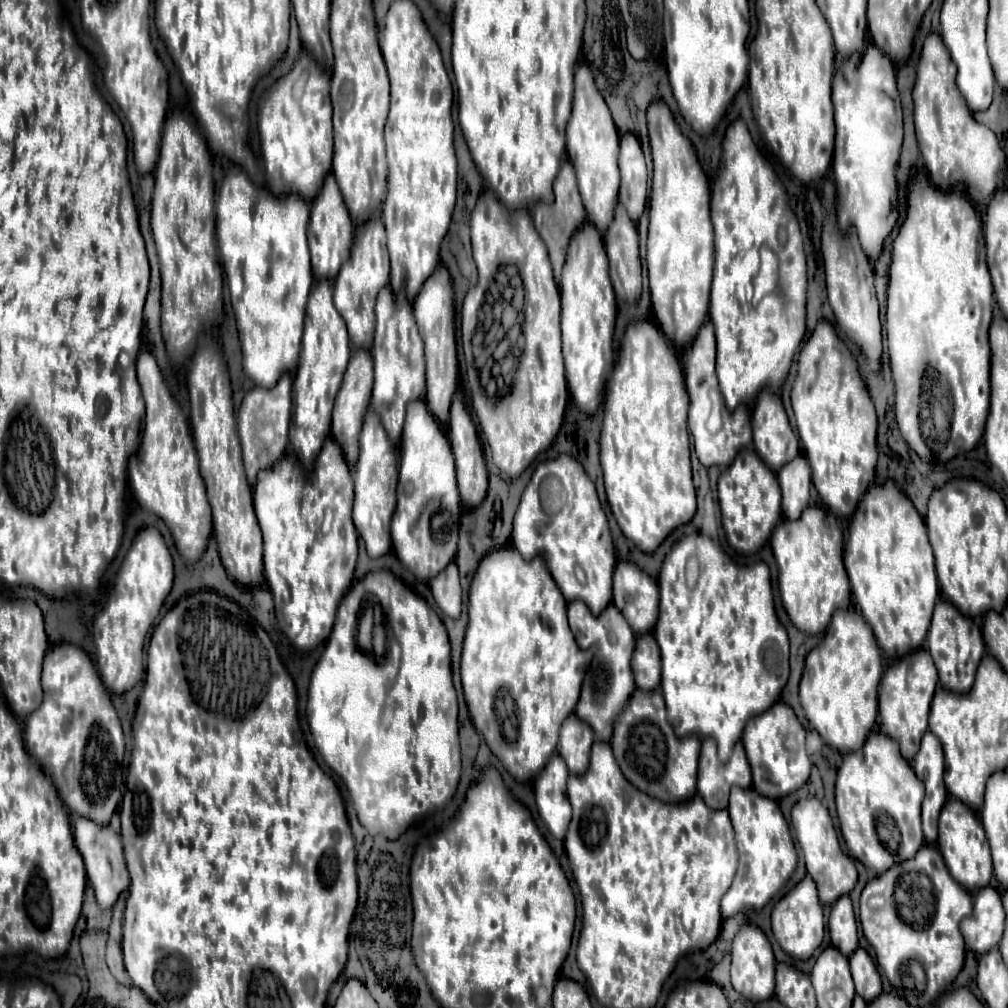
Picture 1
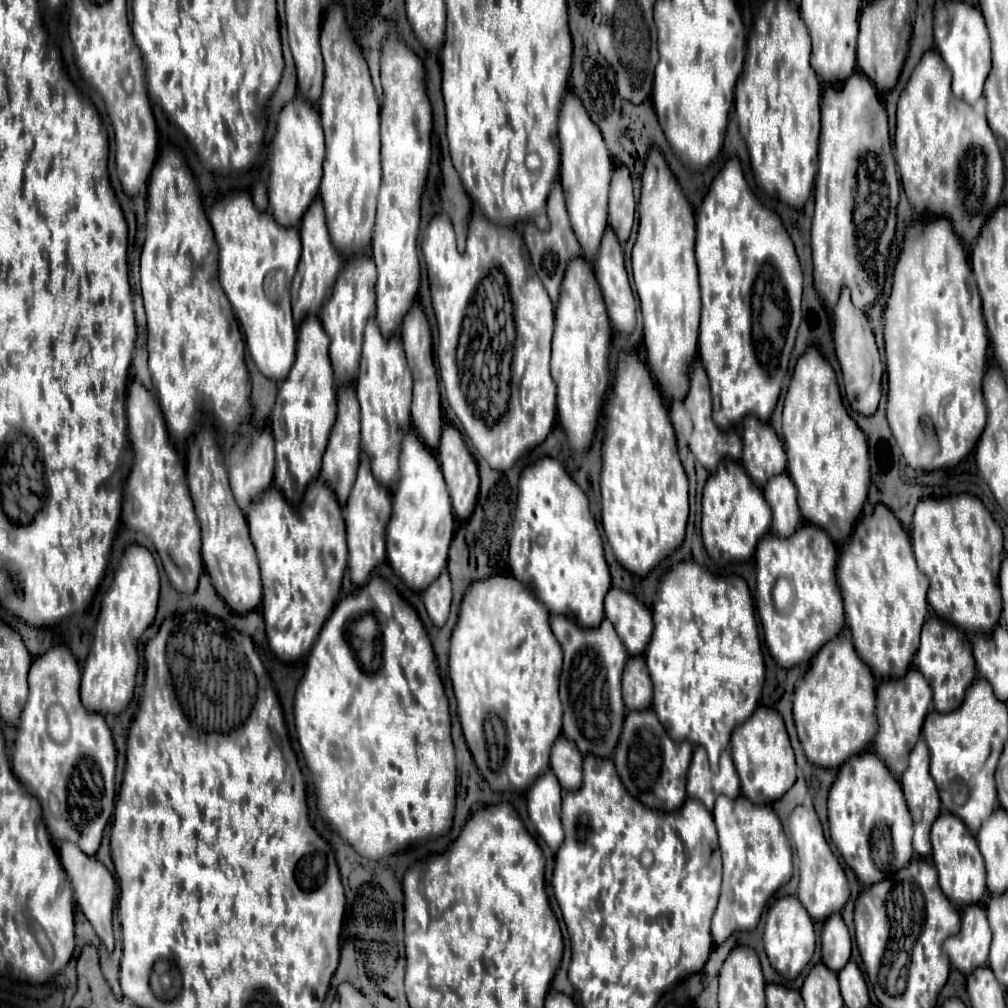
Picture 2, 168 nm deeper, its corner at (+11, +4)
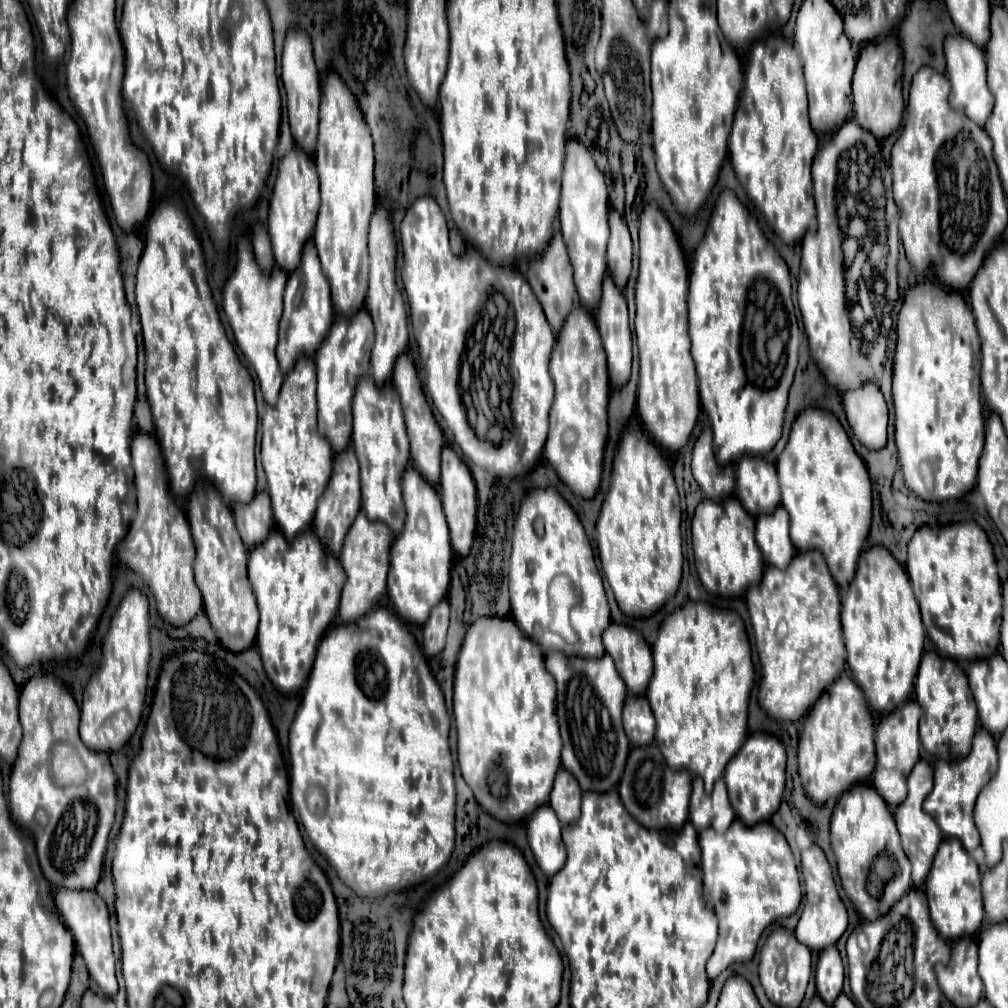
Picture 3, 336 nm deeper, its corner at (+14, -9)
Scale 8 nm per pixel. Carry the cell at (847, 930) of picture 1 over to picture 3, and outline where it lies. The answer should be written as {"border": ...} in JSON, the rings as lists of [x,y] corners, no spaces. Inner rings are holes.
{"border":[[[828,946],[820,952],[816,966],[816,990],[826,1004],[834,1004],[836,996],[842,992],[844,984],[844,964],[836,946]]]}

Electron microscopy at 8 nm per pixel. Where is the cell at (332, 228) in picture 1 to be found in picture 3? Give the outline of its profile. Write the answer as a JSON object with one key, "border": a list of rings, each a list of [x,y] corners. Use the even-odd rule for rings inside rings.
{"border":[[[308,240],[308,244],[304,246],[304,252],[302,252],[300,266],[296,268],[296,272],[290,274],[286,290],[284,290],[284,312],[282,312],[282,320],[280,320],[280,340],[278,340],[278,348],[276,348],[276,356],[280,360],[280,368],[284,374],[288,374],[294,368],[294,364],[300,356],[316,354],[316,348],[328,334],[332,318],[334,318],[334,308],[332,308],[328,280],[322,274],[314,240]]]}

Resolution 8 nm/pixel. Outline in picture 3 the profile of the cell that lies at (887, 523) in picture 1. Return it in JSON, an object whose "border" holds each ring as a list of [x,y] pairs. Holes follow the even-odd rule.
{"border":[[[872,546],[870,550],[862,552],[858,560],[854,580],[850,582],[842,602],[842,632],[848,652],[846,662],[852,672],[852,680],[862,688],[870,708],[878,714],[884,714],[892,712],[892,708],[898,708],[898,704],[908,700],[908,696],[912,694],[916,668],[924,652],[924,624],[920,620],[920,606],[912,592],[906,570],[884,546]]]}

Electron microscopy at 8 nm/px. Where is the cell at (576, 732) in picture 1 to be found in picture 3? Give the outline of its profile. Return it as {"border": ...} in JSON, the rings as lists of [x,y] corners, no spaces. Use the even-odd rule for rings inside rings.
{"border":[[[560,768],[556,772],[554,788],[550,792],[550,806],[554,808],[556,816],[560,816],[562,824],[572,824],[578,820],[580,796],[582,796],[582,788],[578,780],[566,768]]]}

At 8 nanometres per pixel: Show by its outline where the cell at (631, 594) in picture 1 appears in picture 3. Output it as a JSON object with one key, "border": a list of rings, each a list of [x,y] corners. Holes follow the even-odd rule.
{"border":[[[612,622],[604,634],[604,648],[614,658],[630,694],[644,694],[652,676],[652,652],[640,632]]]}

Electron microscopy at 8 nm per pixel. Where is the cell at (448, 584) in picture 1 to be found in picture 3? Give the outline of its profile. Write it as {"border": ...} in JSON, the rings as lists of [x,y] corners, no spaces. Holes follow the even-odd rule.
{"border":[[[442,600],[440,604],[436,604],[436,608],[432,610],[432,616],[428,618],[428,622],[424,624],[424,654],[426,656],[434,656],[438,654],[444,644],[446,644],[446,632],[448,632],[448,602]]]}

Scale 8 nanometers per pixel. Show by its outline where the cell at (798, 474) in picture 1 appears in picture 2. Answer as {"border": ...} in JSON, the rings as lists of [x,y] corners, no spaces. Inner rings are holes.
{"border":[[[783,473],[771,479],[771,483],[763,487],[763,495],[767,499],[767,505],[773,511],[771,531],[779,535],[781,539],[791,537],[795,529],[799,527],[801,517],[799,517],[799,507],[797,507],[797,491],[789,475]]]}

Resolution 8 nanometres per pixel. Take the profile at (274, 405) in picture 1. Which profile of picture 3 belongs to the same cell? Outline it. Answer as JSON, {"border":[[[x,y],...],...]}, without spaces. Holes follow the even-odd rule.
{"border":[[[256,492],[246,504],[232,504],[232,516],[246,548],[262,542],[272,528],[272,506],[266,492]]]}

